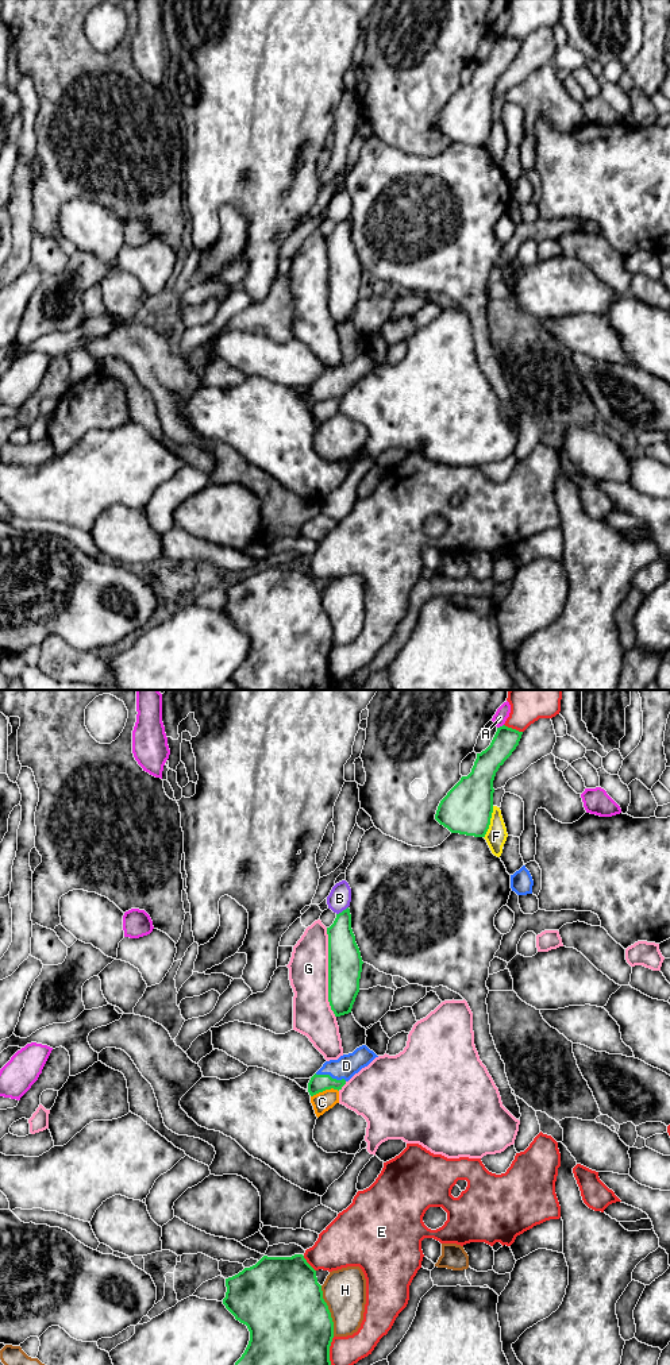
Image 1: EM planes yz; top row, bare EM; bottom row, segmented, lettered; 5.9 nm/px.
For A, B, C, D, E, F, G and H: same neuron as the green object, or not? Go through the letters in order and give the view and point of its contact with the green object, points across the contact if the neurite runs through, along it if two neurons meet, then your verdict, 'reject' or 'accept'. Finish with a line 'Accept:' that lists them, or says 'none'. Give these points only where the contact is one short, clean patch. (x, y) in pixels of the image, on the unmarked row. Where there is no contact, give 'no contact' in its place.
A: contact yz (500, 35); reject
B: contact yz (343, 219); reject
C: contact yz (324, 398); reject
D: contact yz (330, 385); way yz (318, 392), (330, 385), (346, 374); accept
E: contact yz (328, 663); reject
F: contact yz (489, 131); reject
G: contact yz (328, 281); reject
H: contact yz (328, 620); reject
Accept: D

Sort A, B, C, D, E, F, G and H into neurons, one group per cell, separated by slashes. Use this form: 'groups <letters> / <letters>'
groups A / B / C / D / E / F / G / H

